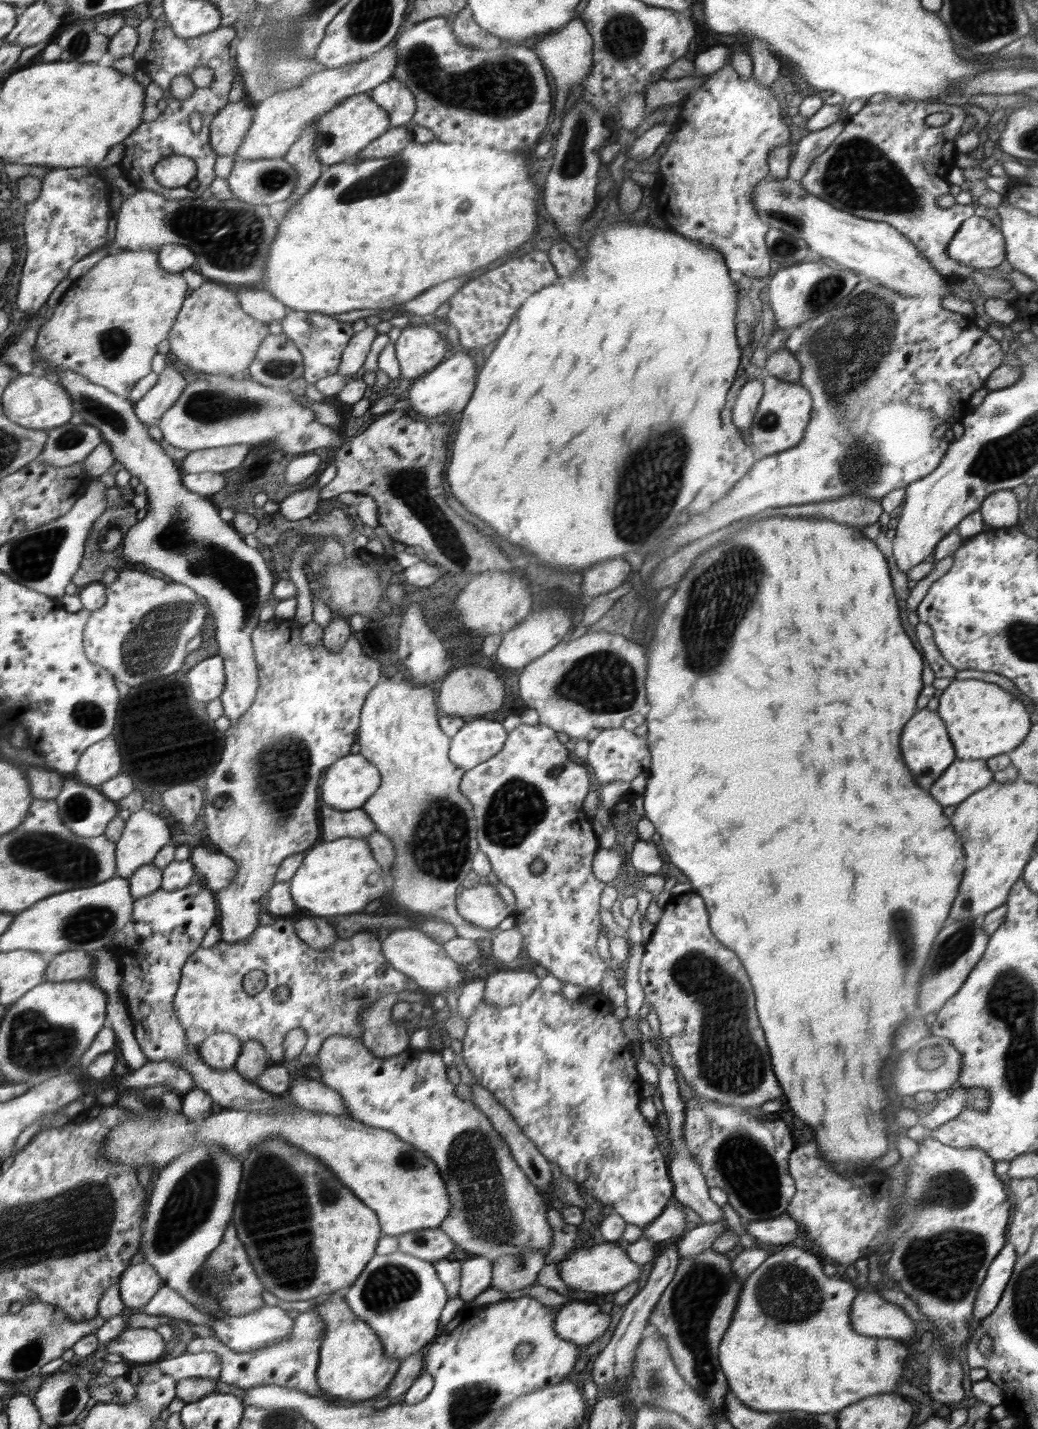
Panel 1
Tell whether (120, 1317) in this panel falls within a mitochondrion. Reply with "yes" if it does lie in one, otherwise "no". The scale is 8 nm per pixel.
no

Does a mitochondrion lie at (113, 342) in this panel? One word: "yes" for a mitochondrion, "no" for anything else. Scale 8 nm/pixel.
yes

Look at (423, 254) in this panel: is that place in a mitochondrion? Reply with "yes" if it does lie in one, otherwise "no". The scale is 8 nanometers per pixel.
no

